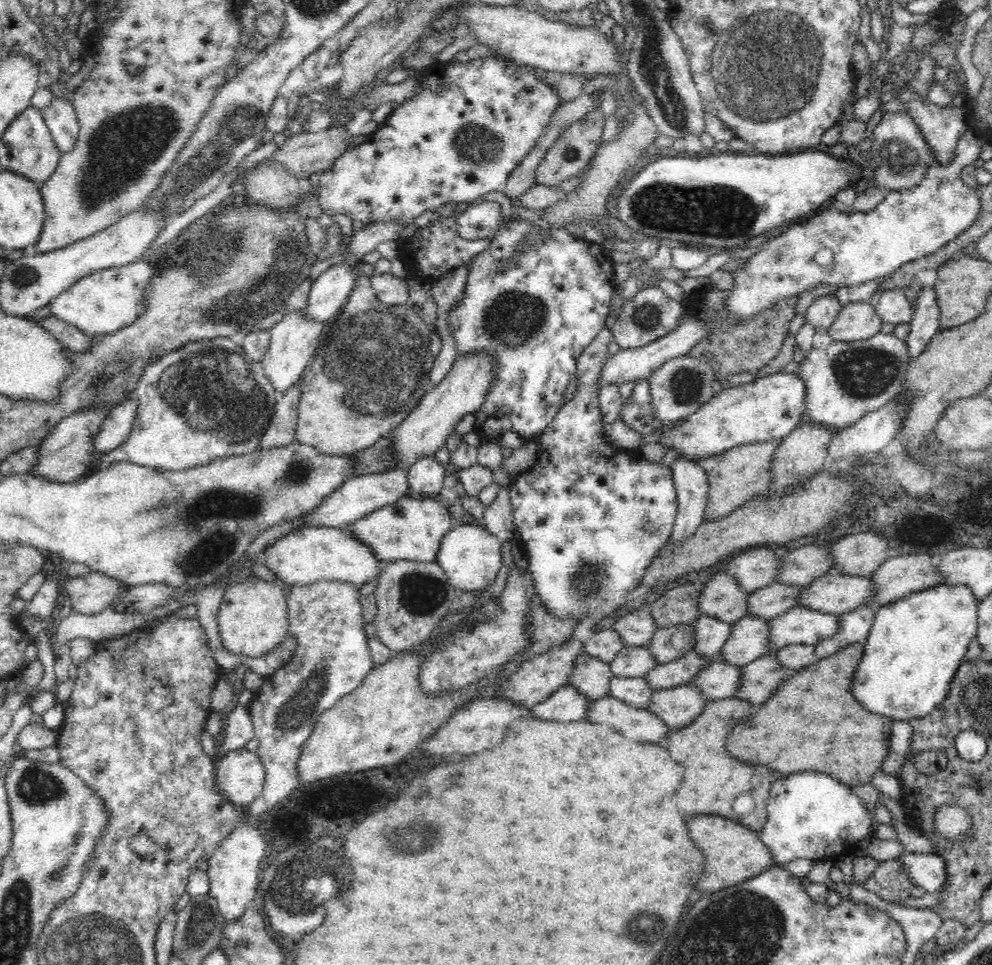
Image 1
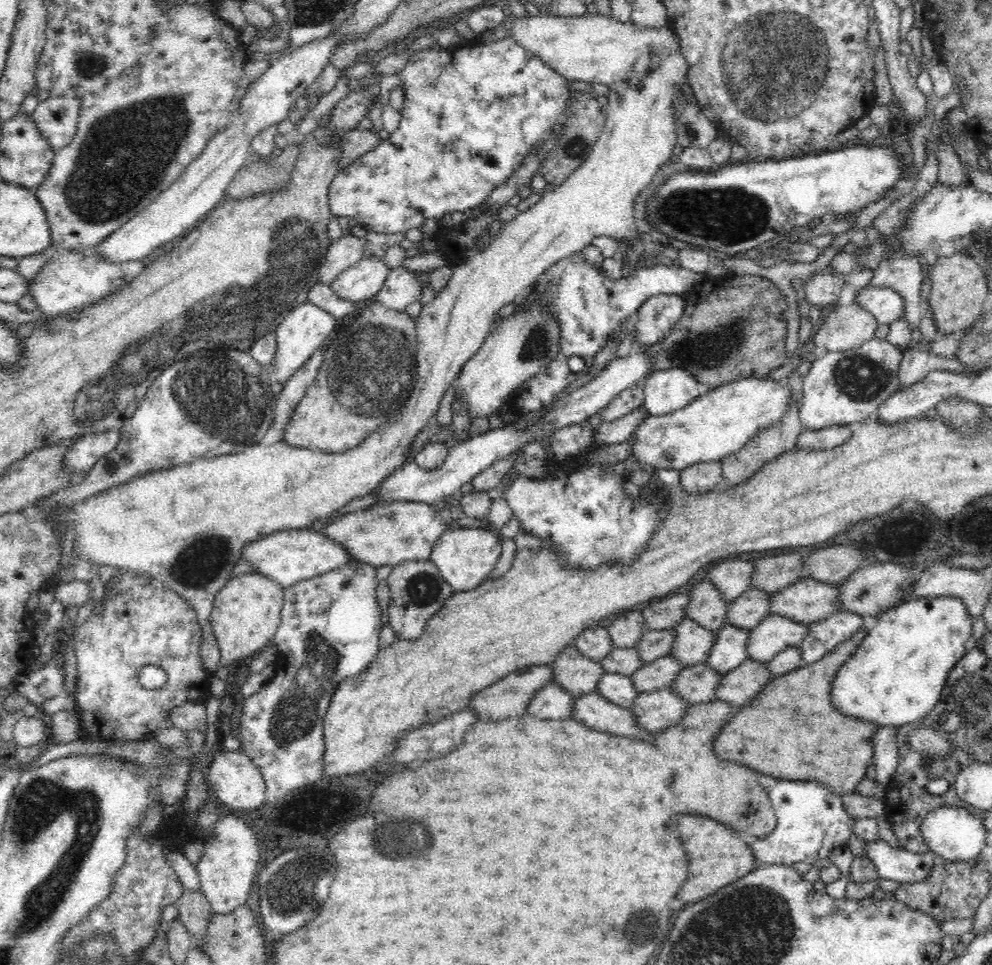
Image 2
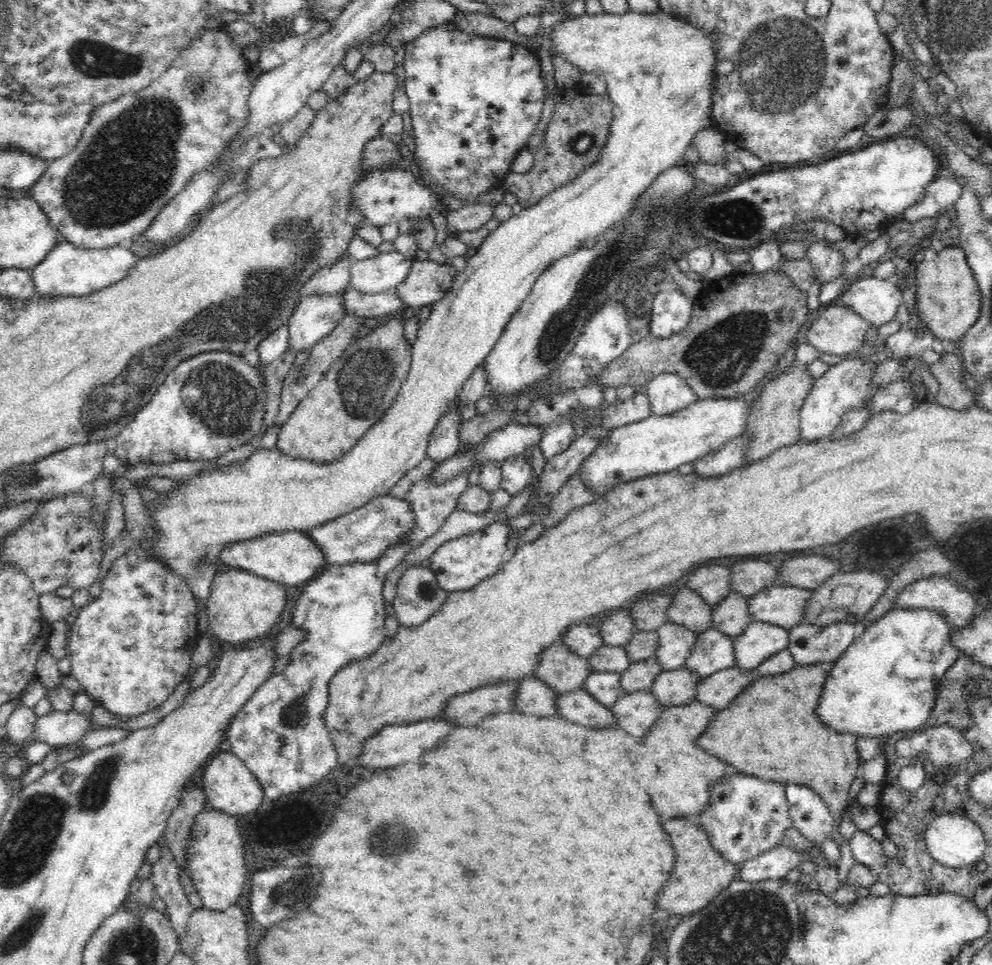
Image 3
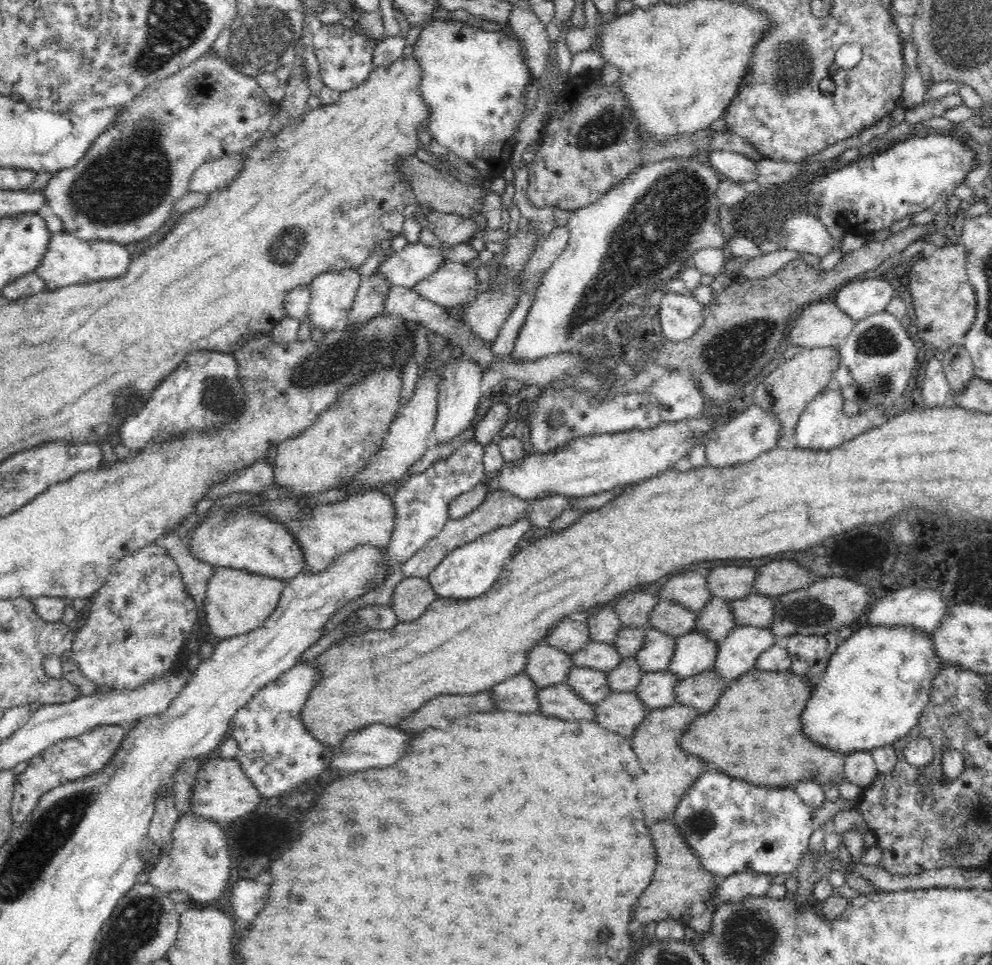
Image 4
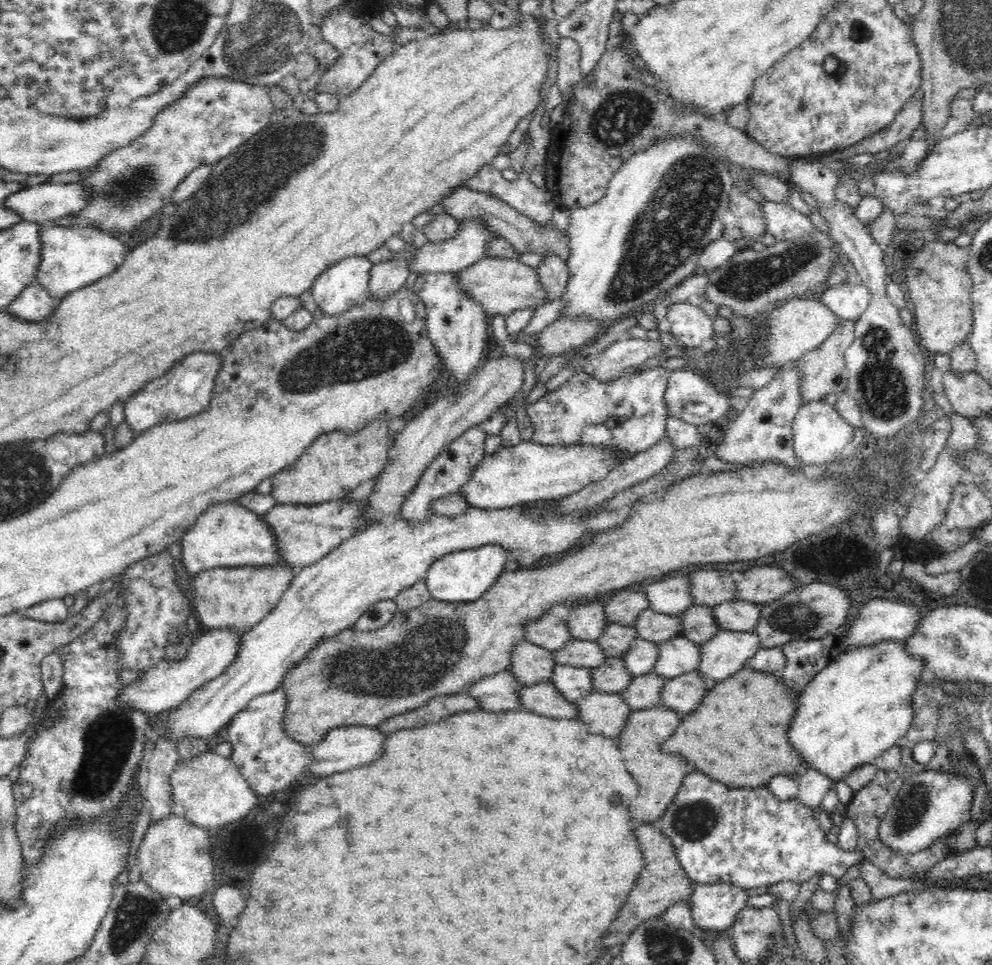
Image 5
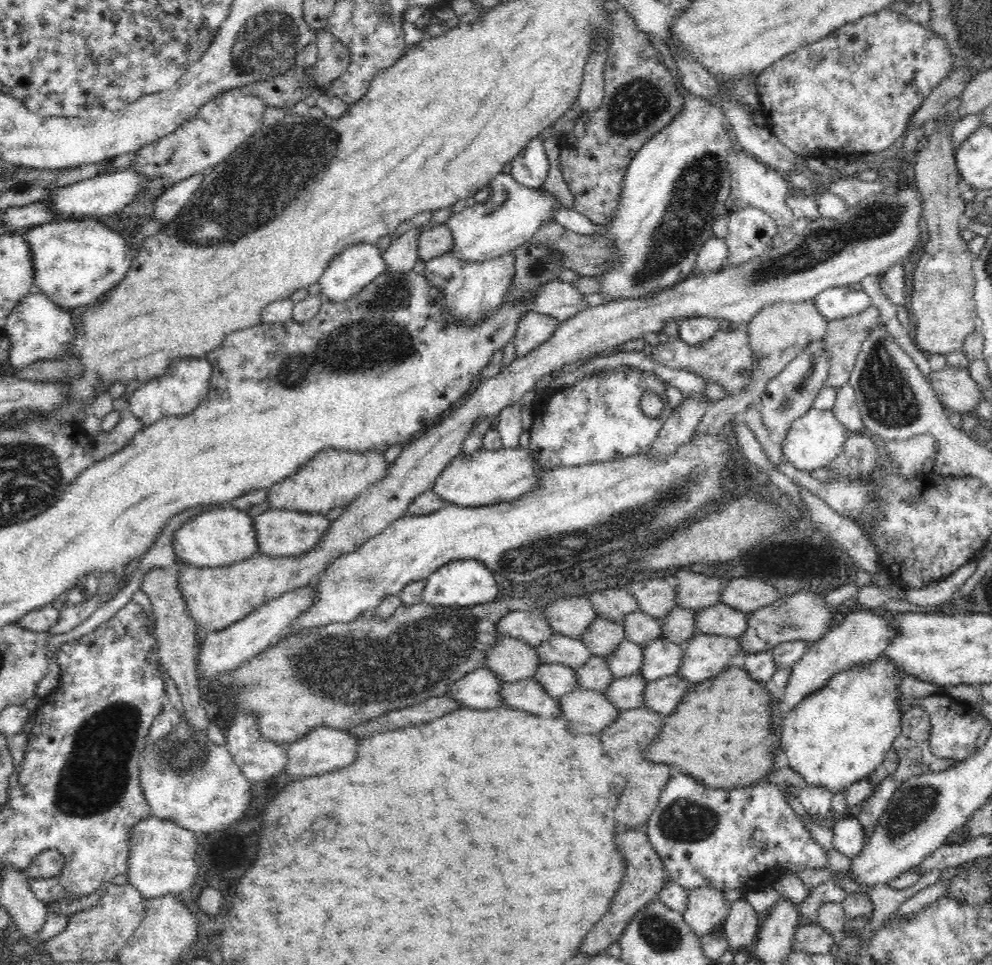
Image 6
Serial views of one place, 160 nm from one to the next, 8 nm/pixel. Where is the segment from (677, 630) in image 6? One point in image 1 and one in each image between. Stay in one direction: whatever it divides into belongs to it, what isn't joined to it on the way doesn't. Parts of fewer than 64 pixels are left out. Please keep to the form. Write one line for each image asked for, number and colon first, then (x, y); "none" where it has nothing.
1: (770, 602)
2: (749, 609)
3: (731, 615)
4: (716, 620)
5: (698, 624)

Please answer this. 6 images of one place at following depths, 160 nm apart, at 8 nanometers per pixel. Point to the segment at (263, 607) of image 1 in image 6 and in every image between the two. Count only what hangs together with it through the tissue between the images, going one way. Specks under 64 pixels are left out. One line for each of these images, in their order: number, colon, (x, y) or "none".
2: (246, 613)
3: (242, 607)
4: (237, 601)
5: (237, 598)
6: (872, 236)

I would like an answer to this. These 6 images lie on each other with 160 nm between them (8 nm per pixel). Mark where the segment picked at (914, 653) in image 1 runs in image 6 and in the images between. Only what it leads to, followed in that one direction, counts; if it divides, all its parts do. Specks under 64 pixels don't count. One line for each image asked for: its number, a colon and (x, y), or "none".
2: (896, 678)
3: (886, 682)
4: (877, 684)
5: (860, 705)
6: (839, 734)

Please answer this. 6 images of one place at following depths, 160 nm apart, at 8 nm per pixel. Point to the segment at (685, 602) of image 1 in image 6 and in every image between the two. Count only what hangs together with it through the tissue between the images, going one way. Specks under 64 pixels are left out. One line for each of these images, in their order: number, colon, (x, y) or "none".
2: (666, 612)
3: (648, 612)
4: (634, 609)
5: (623, 607)
6: (615, 605)

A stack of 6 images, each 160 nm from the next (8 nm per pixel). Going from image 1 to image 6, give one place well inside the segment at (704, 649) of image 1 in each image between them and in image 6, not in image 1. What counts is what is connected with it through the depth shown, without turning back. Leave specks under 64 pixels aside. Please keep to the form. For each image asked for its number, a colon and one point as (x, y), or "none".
2: (693, 645)
3: (676, 643)
4: (658, 649)
5: (640, 659)
6: (627, 660)

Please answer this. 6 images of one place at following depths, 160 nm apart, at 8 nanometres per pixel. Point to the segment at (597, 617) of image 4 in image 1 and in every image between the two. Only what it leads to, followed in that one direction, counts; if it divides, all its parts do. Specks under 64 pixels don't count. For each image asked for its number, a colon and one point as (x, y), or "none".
1: (636, 628)
2: (626, 631)
3: (616, 628)

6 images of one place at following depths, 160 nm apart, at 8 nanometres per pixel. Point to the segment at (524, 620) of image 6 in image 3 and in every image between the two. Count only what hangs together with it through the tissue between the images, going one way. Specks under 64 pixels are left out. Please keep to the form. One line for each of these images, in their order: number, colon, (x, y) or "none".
3: (583, 640)
4: (568, 635)
5: (551, 632)

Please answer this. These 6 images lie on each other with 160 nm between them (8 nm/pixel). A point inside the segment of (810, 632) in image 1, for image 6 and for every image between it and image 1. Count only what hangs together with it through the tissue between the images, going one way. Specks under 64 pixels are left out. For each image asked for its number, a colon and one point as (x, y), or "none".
2: (776, 633)
3: (759, 641)
4: (738, 653)
5: (728, 652)
6: (706, 655)

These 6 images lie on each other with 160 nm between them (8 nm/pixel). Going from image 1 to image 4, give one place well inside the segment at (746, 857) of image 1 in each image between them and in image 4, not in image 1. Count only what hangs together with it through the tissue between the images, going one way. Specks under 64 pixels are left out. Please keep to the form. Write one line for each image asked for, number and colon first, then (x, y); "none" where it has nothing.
2: (718, 856)
3: (700, 872)
4: (681, 889)

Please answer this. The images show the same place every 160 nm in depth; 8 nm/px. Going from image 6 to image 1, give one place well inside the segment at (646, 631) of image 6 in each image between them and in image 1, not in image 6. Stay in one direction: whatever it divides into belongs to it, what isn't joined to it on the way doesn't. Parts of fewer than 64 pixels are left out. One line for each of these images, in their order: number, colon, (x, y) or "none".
1: (722, 598)
2: (707, 607)
3: (687, 608)
4: (671, 617)
5: (655, 627)

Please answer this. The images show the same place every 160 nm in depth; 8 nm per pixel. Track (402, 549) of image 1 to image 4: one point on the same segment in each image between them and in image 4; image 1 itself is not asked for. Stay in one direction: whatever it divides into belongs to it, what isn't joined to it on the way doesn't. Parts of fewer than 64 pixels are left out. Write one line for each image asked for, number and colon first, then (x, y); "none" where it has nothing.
2: (380, 535)
3: (361, 536)
4: (323, 533)

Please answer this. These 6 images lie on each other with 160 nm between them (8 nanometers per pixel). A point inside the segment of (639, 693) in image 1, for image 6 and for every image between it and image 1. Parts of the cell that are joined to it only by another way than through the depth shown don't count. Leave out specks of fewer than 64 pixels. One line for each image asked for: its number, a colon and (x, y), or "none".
2: (619, 689)
3: (604, 686)
4: (590, 684)
5: (574, 683)
6: (557, 680)

